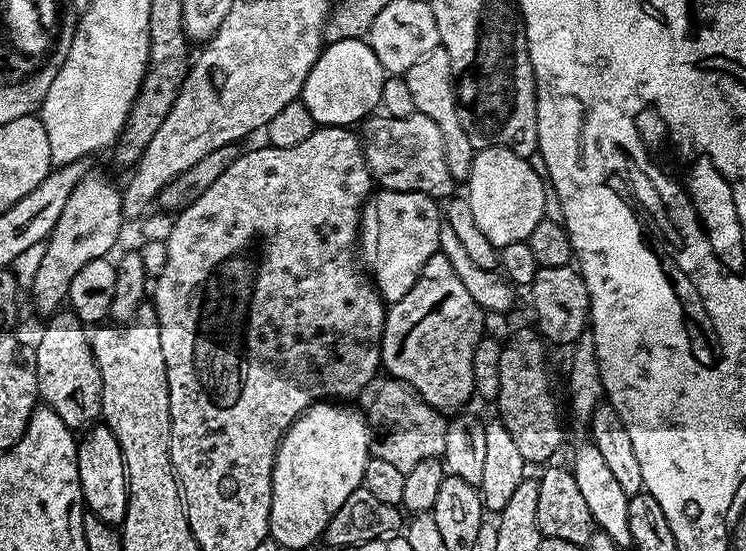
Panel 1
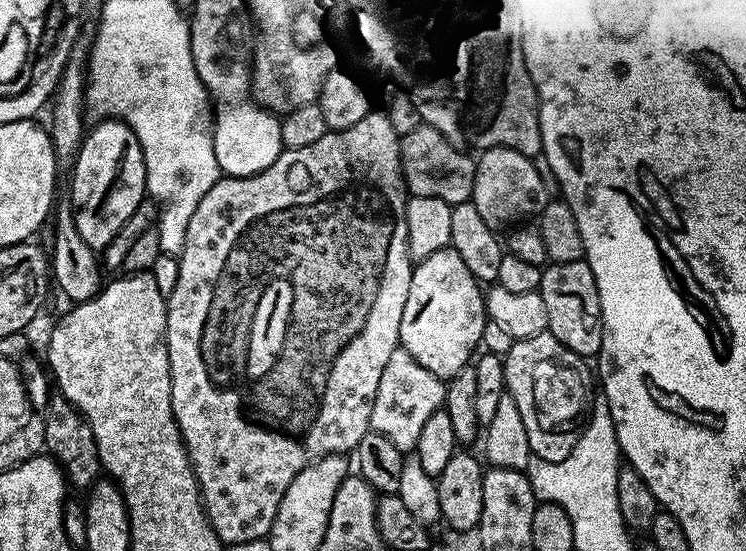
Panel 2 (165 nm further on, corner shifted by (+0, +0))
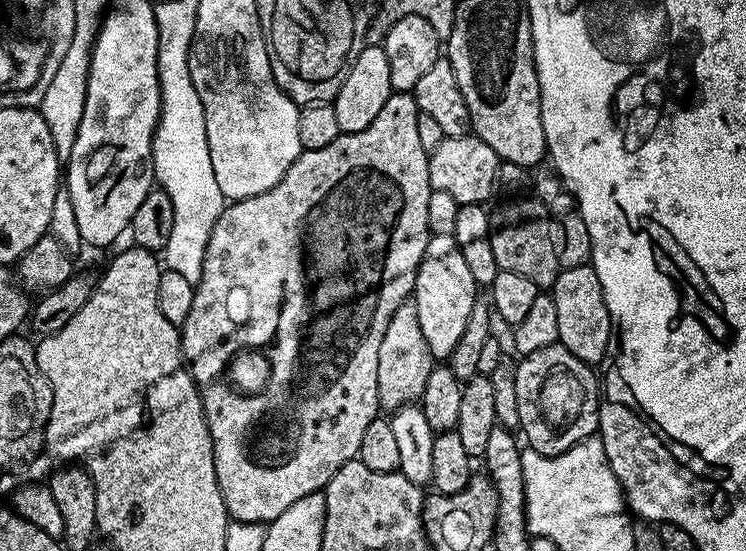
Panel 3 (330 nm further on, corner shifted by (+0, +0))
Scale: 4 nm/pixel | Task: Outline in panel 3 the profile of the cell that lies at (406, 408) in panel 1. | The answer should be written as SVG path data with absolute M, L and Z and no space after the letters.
M405 302L394 310L394 318L390 318L390 326L386 326L386 334L378 350L378 398L381 409L391 414L405 404L416 404L426 390L426 378L430 378L433 367L434 357L430 354L430 346L426 346L426 338L422 338L415 303Z

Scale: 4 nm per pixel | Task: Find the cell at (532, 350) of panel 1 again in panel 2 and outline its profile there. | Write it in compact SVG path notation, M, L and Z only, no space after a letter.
M549 331L534 334L534 338L513 340L510 350L502 359L506 374L506 392L512 396L522 416L531 455L537 460L545 460L551 464L562 462L562 458L566 458L570 450L574 450L592 411L594 372L593 369L592 372L588 369L589 361L574 354L574 350L562 346L562 342L558 342L558 338L554 338Z

